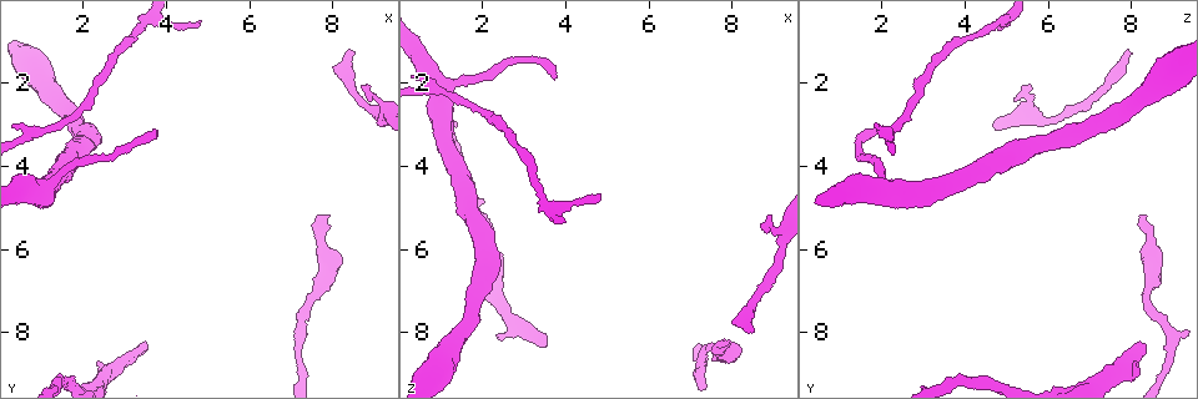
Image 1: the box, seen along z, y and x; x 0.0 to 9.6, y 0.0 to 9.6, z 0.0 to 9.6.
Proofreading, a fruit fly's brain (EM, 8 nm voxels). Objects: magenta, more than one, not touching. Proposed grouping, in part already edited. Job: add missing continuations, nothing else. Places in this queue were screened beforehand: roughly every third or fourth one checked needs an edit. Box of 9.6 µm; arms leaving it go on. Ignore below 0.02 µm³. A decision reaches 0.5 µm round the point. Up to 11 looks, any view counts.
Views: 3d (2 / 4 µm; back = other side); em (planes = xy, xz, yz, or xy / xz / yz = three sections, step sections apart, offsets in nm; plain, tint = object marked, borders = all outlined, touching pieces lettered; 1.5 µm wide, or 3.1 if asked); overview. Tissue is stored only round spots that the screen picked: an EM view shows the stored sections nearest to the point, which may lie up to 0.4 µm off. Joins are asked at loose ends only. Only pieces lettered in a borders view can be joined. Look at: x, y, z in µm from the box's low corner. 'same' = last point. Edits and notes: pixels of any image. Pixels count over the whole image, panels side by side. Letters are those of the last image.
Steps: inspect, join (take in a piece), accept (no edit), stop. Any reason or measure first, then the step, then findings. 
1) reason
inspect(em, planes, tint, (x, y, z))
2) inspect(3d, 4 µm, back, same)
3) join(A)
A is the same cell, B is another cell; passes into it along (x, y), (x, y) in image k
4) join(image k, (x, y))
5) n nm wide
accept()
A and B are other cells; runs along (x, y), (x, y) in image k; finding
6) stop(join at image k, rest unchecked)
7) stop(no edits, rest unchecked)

inspect(em, xy, step 4, borders, (3.70, 3.20, 1.85))

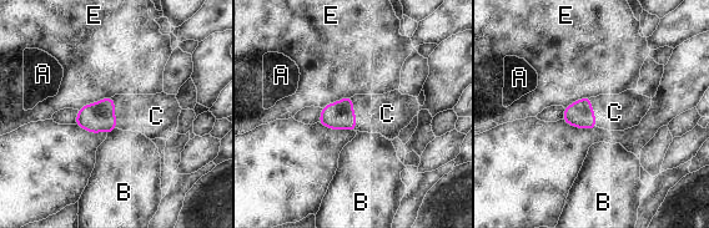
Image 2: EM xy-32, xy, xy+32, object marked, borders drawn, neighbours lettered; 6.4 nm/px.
another direction
inspect(em, planes, borders, same)

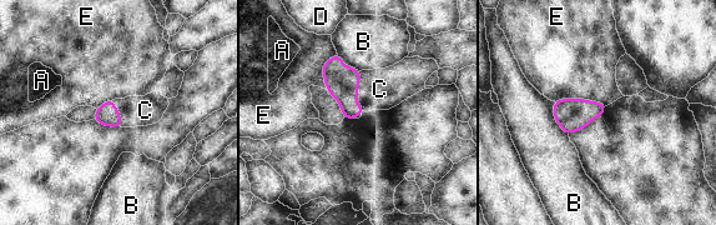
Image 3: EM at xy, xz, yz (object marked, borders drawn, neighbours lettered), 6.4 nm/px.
join(C)
C is the same cell, A, B, D and E are other cells; it goes on there

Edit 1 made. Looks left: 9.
inspect(overview)

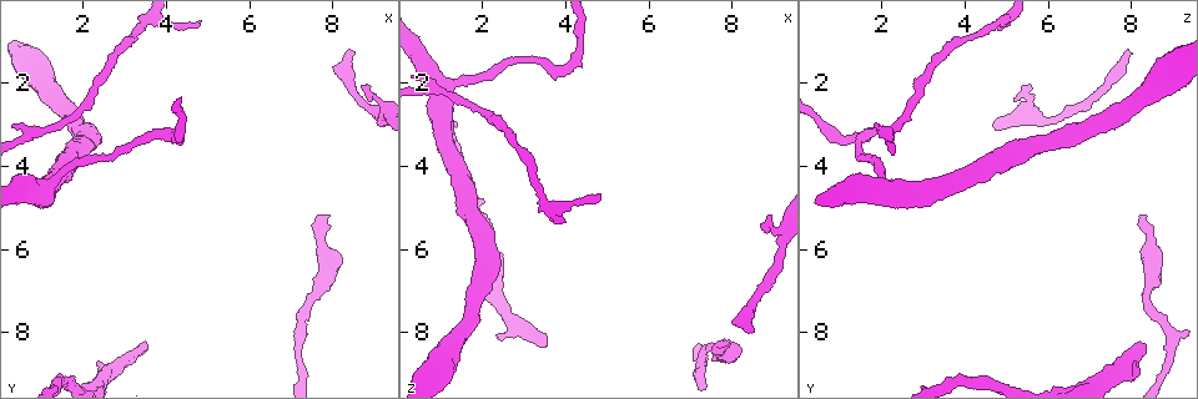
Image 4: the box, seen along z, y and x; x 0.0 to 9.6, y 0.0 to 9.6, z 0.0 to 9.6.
an open end
inspect(3d, 4 µm, (3.50, 8.25, 8.30))

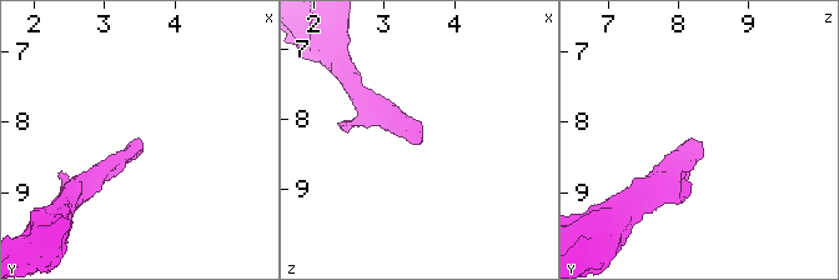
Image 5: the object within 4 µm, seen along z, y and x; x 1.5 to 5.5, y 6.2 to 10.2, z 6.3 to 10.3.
need the tissue
inspect(em, xz, step 8, tint, (3.45, 8.25, 8.35))

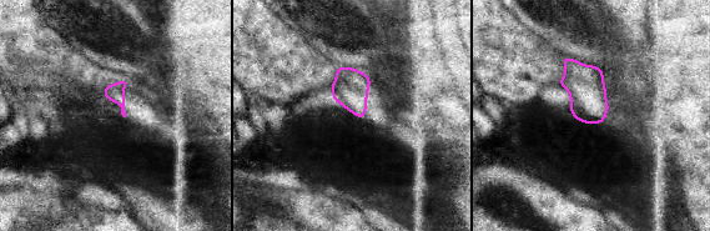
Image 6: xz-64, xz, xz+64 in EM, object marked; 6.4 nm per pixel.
another direction
inspect(em, planes, borders, same)

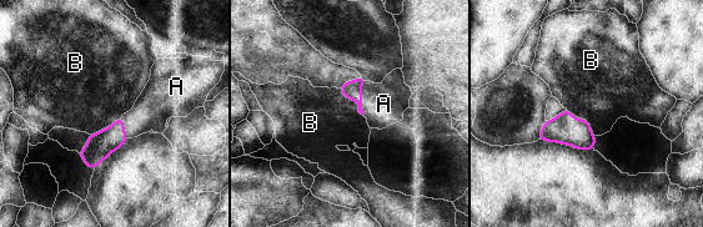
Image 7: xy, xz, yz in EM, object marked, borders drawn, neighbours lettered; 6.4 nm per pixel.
B touches over 260 nm
join(A)
A is the same cell, B is another cell; passes into it along (351, 90), (362, 97), (383, 104) in image 7; it goes on there

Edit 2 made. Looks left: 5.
inspect(overview)

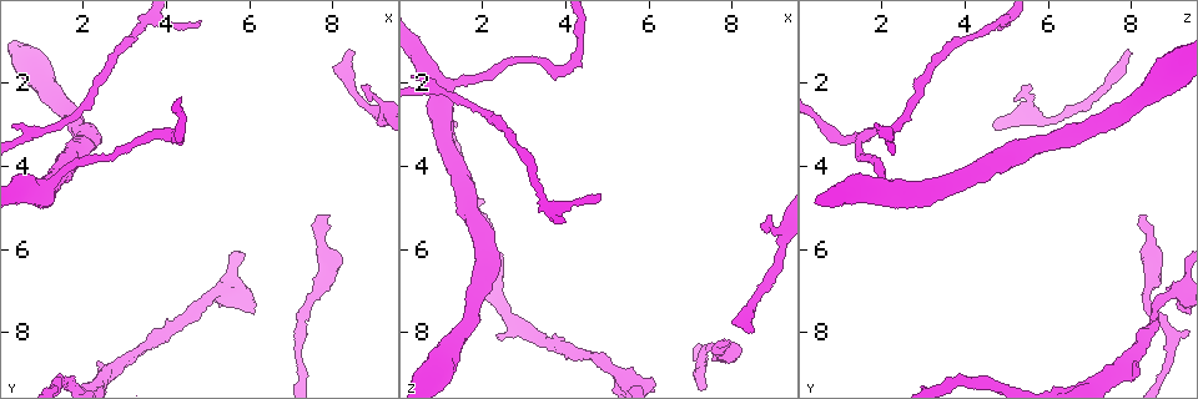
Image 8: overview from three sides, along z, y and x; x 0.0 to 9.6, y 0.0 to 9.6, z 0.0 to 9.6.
an open end
inspect(3d, 4 µm, (7.95, 5.15, 8.20))

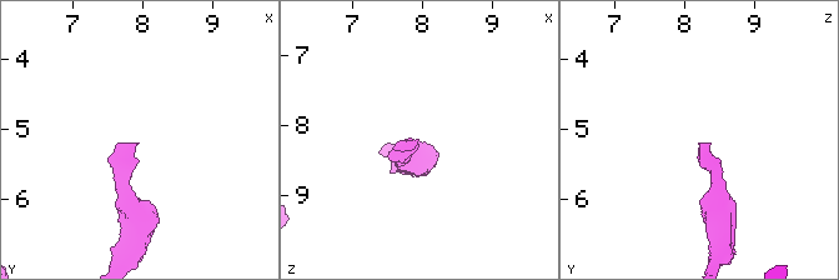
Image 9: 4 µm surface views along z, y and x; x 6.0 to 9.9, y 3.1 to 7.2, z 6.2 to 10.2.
inspect(em, yz, step 8, tint, (7.95, 5.20, 8.15))

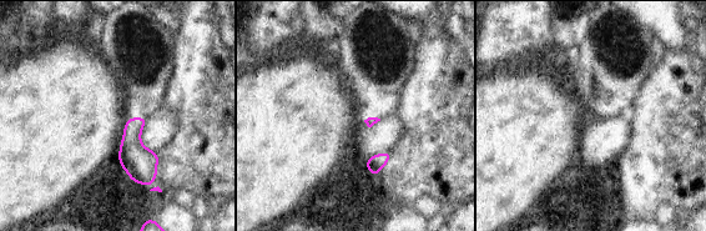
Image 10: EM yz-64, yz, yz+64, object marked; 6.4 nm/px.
cut it another way
inspect(em, planes, borders, same)

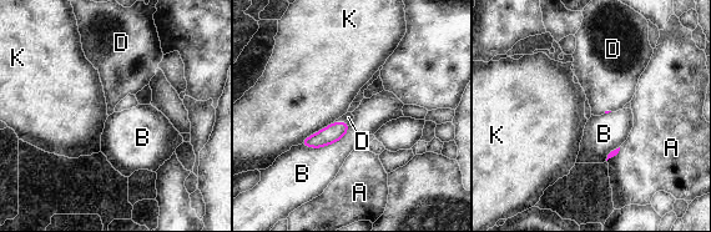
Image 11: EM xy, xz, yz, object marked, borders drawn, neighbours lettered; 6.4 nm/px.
join(D)
D is the same cell, A, B and K are other cells; it goes on there

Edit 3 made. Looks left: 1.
stop(join at image 3, join at image 7, join at image 11, rest unchecked)

